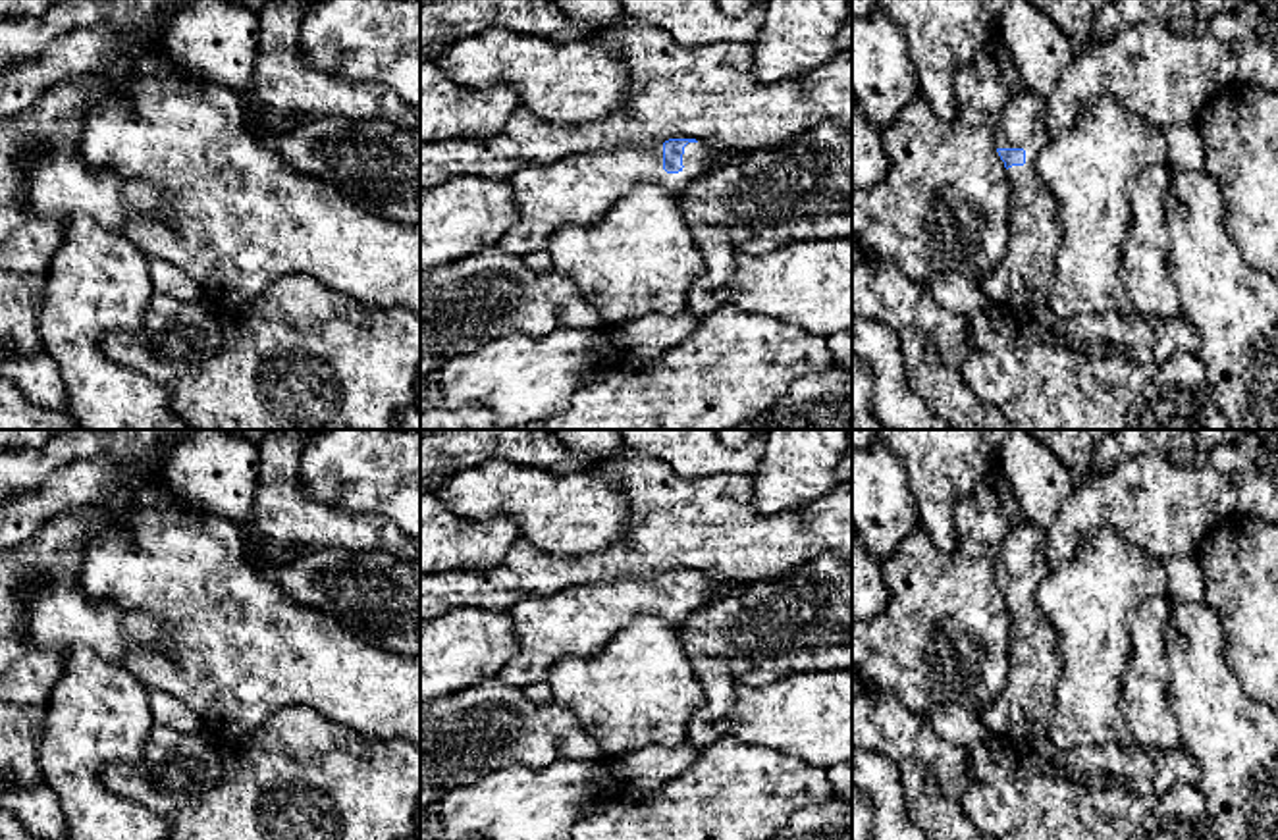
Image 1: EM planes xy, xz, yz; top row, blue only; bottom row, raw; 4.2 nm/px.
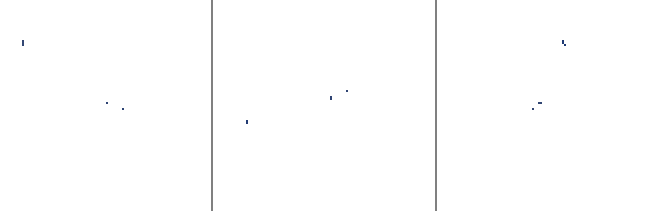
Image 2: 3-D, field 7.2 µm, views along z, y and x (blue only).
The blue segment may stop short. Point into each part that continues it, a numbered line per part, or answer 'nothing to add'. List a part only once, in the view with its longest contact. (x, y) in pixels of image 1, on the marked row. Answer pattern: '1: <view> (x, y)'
1: xz (579, 189)

